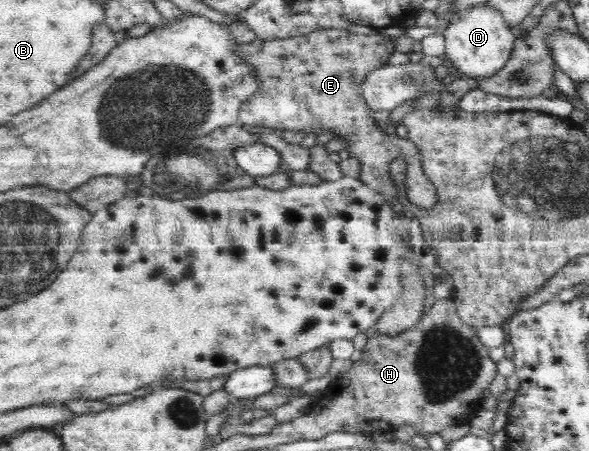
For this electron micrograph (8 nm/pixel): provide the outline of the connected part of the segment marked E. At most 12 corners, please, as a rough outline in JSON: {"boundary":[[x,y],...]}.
{"boundary":[[316,29],[236,47],[260,90],[238,123],[336,134],[360,180],[410,207],[436,185],[382,132],[361,85],[396,52],[379,32]]}

